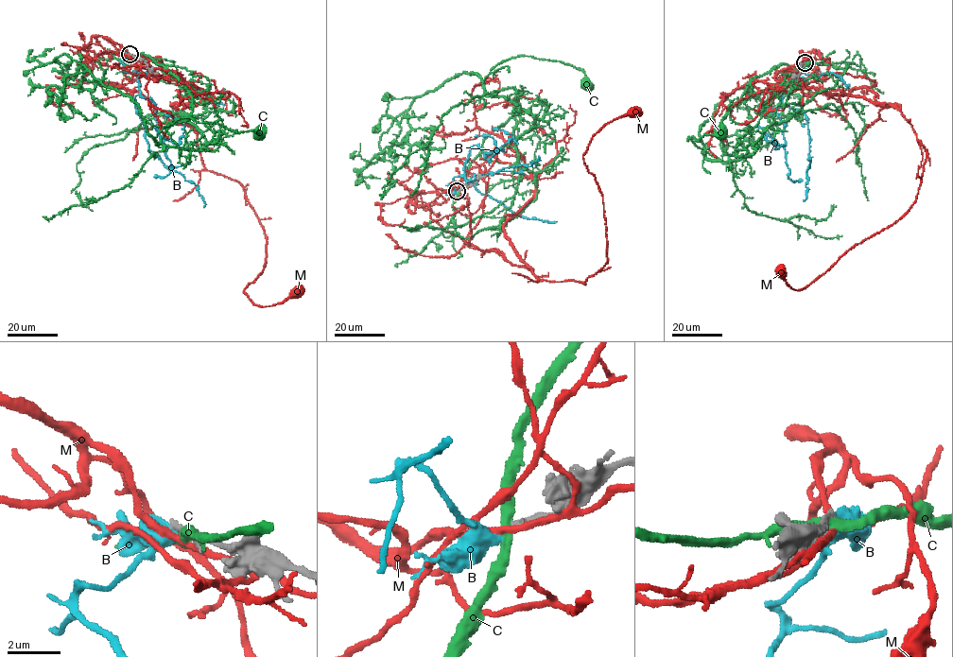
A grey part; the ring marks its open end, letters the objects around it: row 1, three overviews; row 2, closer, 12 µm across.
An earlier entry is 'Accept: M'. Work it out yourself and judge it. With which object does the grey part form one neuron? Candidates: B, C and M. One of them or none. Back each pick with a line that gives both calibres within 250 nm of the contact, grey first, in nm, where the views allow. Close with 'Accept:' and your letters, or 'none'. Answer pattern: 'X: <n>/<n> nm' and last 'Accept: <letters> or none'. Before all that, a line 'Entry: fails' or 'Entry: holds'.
Entry: fails
Accept: none

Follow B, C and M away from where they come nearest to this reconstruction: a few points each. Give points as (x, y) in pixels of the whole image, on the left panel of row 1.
B: (130, 55), (121, 63), (127, 72), (138, 76), (135, 107), (149, 149), (198, 186), (204, 206)
C: (131, 55), (169, 71), (191, 98), (191, 115), (157, 143), (164, 127), (182, 117), (259, 135)
M: (129, 55), (206, 94), (172, 107), (265, 232), (265, 265), (243, 292), (262, 306), (297, 290)

